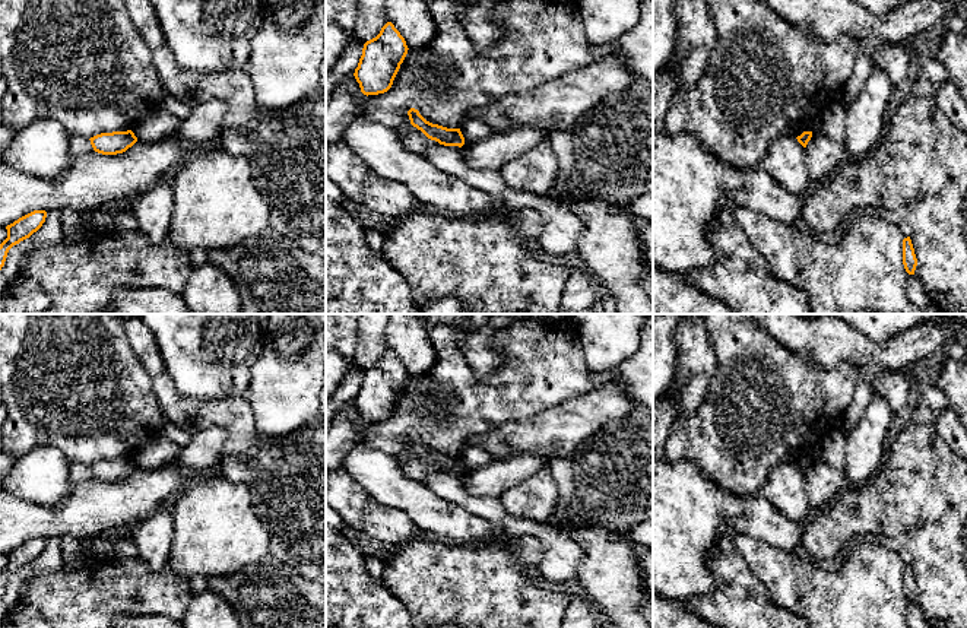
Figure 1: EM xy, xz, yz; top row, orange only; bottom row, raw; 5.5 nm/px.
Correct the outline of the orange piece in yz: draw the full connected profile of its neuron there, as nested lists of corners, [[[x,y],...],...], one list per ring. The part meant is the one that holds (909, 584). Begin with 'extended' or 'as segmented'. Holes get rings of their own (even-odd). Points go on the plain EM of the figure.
as segmented | [[[910,564],[903,567],[903,591],[909,602],[914,602],[917,586]]]

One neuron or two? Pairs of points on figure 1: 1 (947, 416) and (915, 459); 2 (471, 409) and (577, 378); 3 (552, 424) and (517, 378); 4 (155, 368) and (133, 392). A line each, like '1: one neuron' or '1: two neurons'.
1: two neurons
2: one neuron
3: two neurons
4: two neurons

